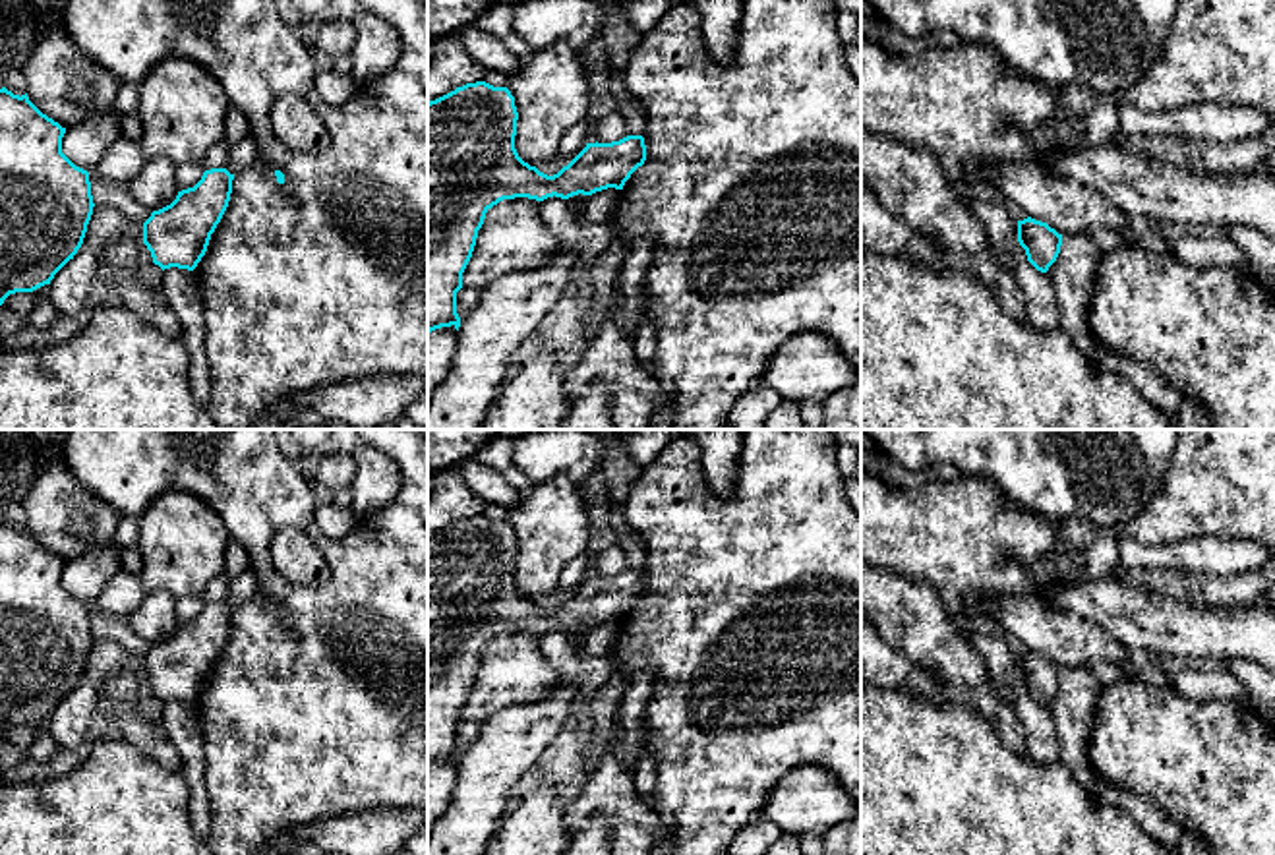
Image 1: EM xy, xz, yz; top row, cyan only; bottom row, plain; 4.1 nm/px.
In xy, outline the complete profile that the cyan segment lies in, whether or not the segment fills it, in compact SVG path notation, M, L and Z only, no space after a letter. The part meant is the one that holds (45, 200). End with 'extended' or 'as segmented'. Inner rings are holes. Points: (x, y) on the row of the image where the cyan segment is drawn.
M0 89L0 306L10 294L50 284L83 244L95 203L89 172L62 153L64 133L27 93Z; as segmented

